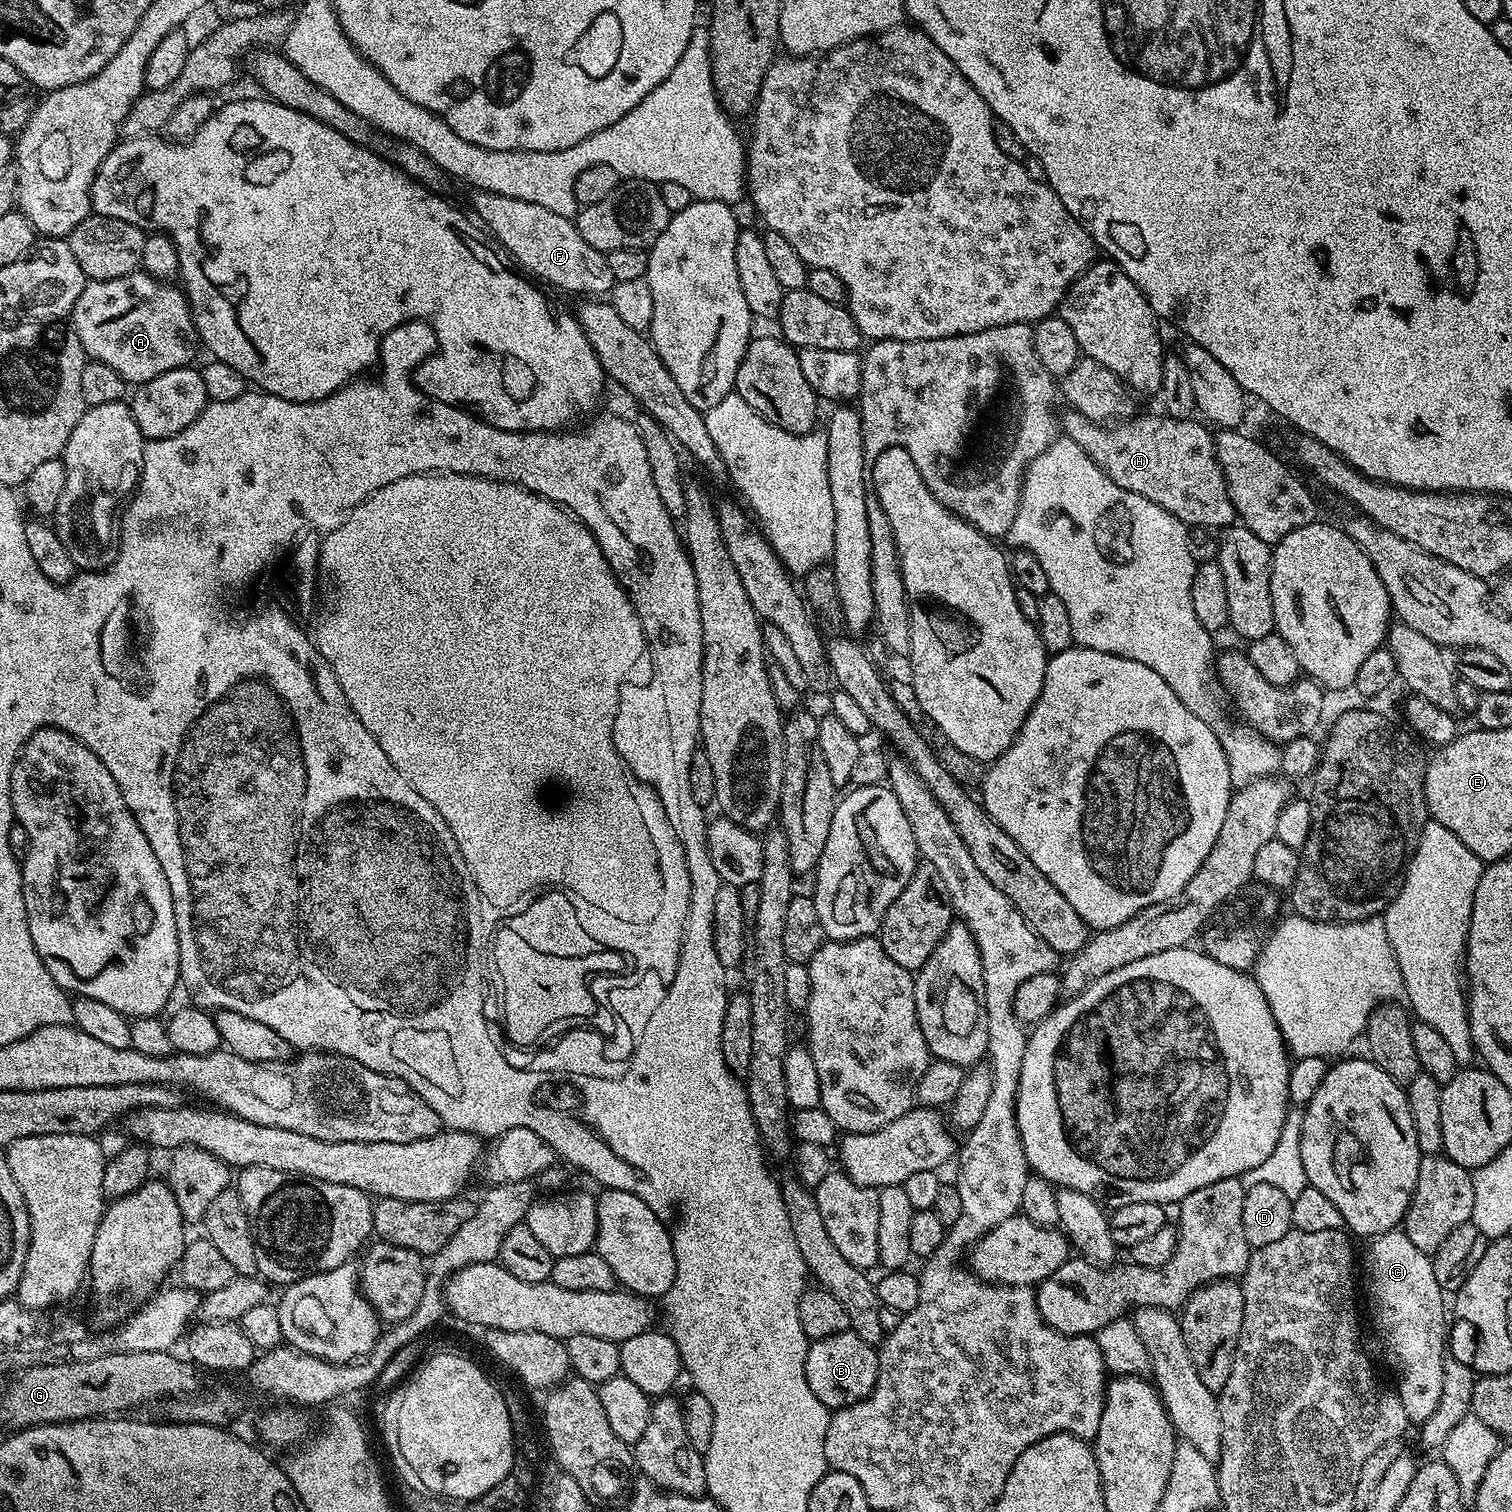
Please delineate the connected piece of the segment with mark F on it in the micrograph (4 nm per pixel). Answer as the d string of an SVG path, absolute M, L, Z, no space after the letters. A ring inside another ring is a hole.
M479 190L471 194L472 208L477 216L475 219L487 229L491 239L513 261L516 259L521 264L519 267L529 277L537 281L545 280L564 292L577 292L578 295L584 296L580 298L600 298L611 293L616 279L610 274L607 255L594 250L594 246L590 246L590 242L586 242L586 238L578 234L575 223L569 217L554 214L554 210L546 206L537 206L534 202L506 198L506 194Z

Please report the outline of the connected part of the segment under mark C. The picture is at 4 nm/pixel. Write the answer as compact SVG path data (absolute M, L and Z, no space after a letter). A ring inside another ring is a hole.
M1403 1230L1384 1232L1368 1248L1368 1308L1372 1311L1372 1332L1380 1339L1384 1360L1396 1375L1394 1391L1400 1396L1409 1421L1419 1426L1438 1406L1442 1394L1442 1366L1446 1355L1446 1294L1434 1278L1432 1256L1418 1250Z

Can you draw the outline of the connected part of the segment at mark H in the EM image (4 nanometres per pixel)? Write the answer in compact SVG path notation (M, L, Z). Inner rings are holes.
M1065 411L1062 432L1074 441L1122 490L1150 498L1162 510L1174 514L1183 524L1196 528L1223 530L1237 519L1236 507L1228 493L1228 483L1216 457L1213 433L1195 424L1195 419L1140 420L1112 426L1096 424L1081 412Z

